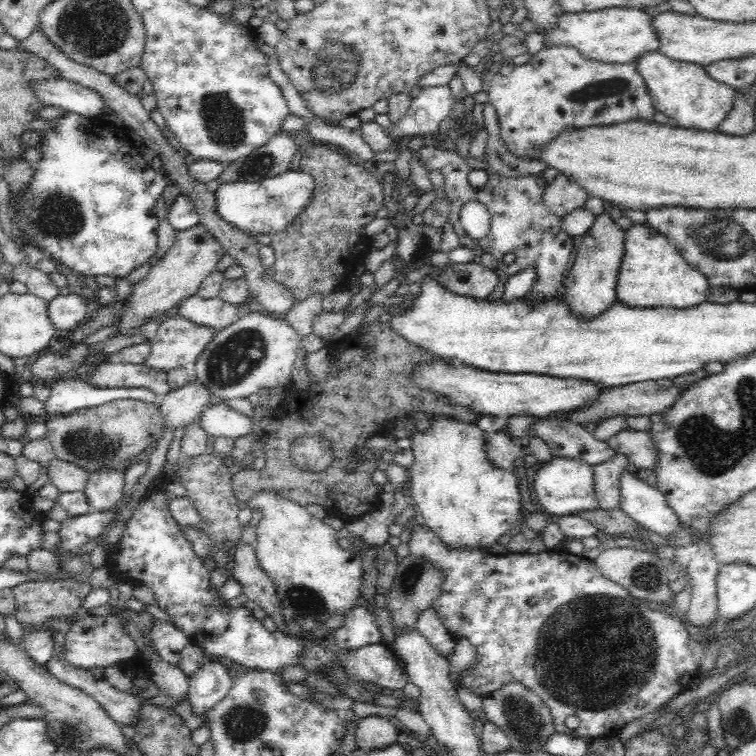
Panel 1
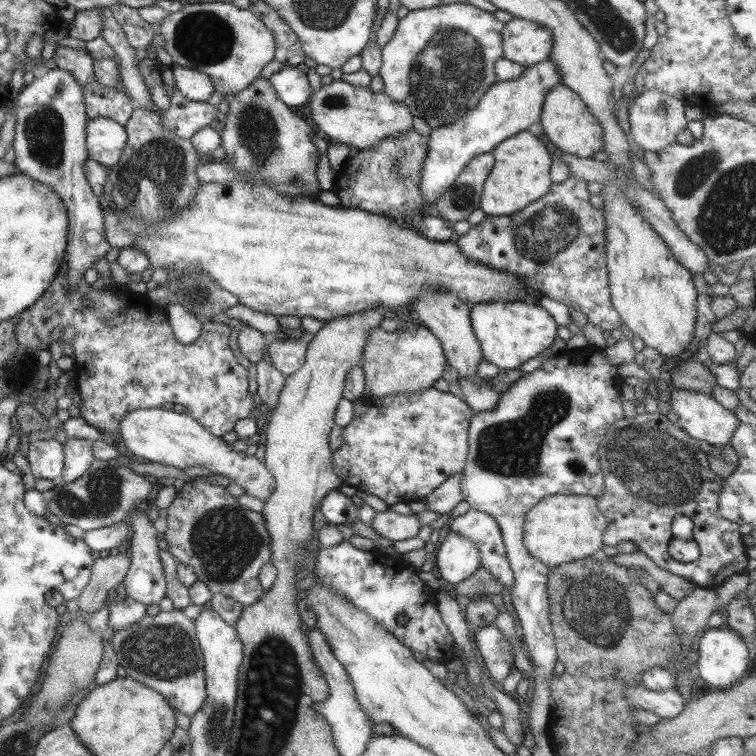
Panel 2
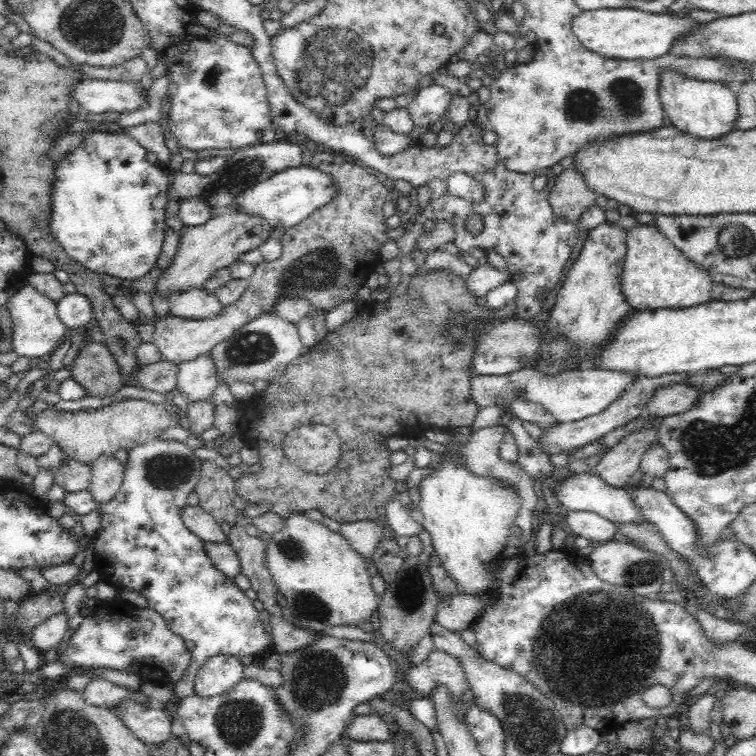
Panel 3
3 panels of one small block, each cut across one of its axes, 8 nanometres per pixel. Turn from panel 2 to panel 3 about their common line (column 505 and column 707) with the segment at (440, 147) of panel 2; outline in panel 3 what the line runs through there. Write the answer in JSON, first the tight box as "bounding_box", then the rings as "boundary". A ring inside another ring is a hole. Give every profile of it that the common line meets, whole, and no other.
{"bounding_box":[658,67,738,139],"boundary":[[[664,67],[659,72],[659,76],[658,97],[660,97],[661,107],[664,114],[670,117],[671,124],[680,131],[711,139],[733,130],[738,110],[734,87],[720,82],[687,78],[684,73],[670,67]]]}

